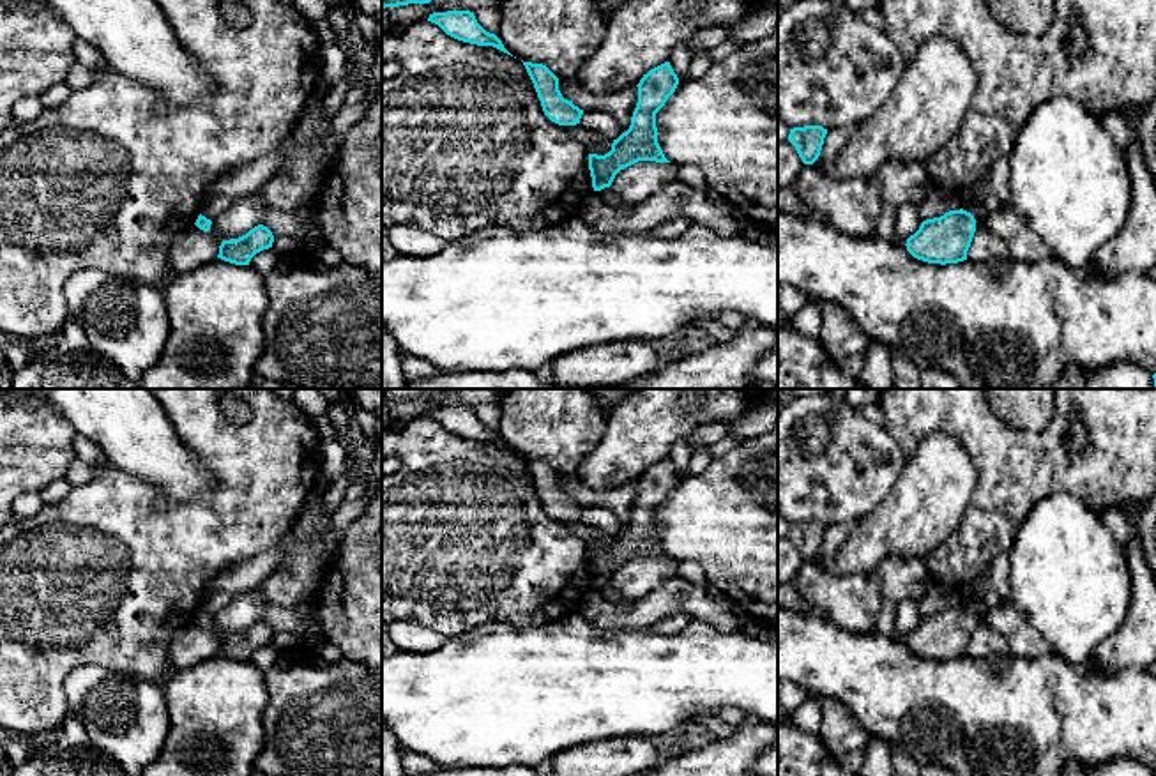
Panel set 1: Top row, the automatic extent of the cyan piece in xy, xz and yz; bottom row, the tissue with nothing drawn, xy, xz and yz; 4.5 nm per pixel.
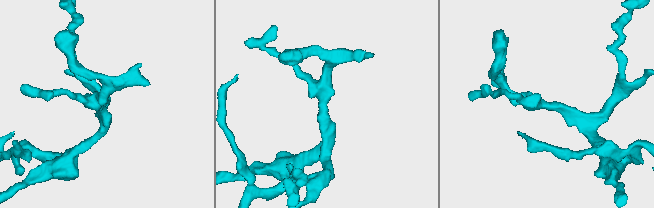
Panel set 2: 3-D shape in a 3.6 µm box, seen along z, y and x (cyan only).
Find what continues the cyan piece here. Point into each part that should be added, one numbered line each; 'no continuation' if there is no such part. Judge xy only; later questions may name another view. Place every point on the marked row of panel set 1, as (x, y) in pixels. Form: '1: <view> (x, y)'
no continuation

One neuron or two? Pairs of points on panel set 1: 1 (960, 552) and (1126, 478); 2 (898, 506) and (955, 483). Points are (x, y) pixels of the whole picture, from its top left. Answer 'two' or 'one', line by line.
1: one
2: one

